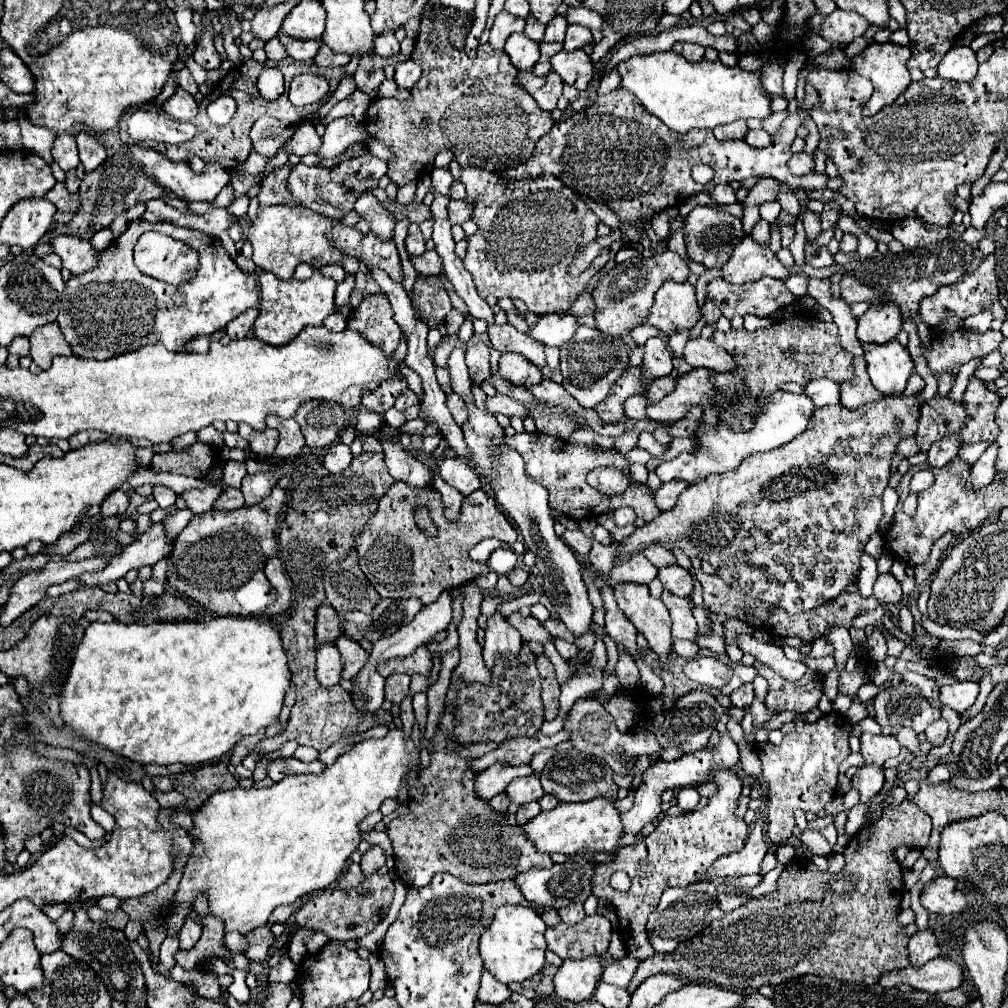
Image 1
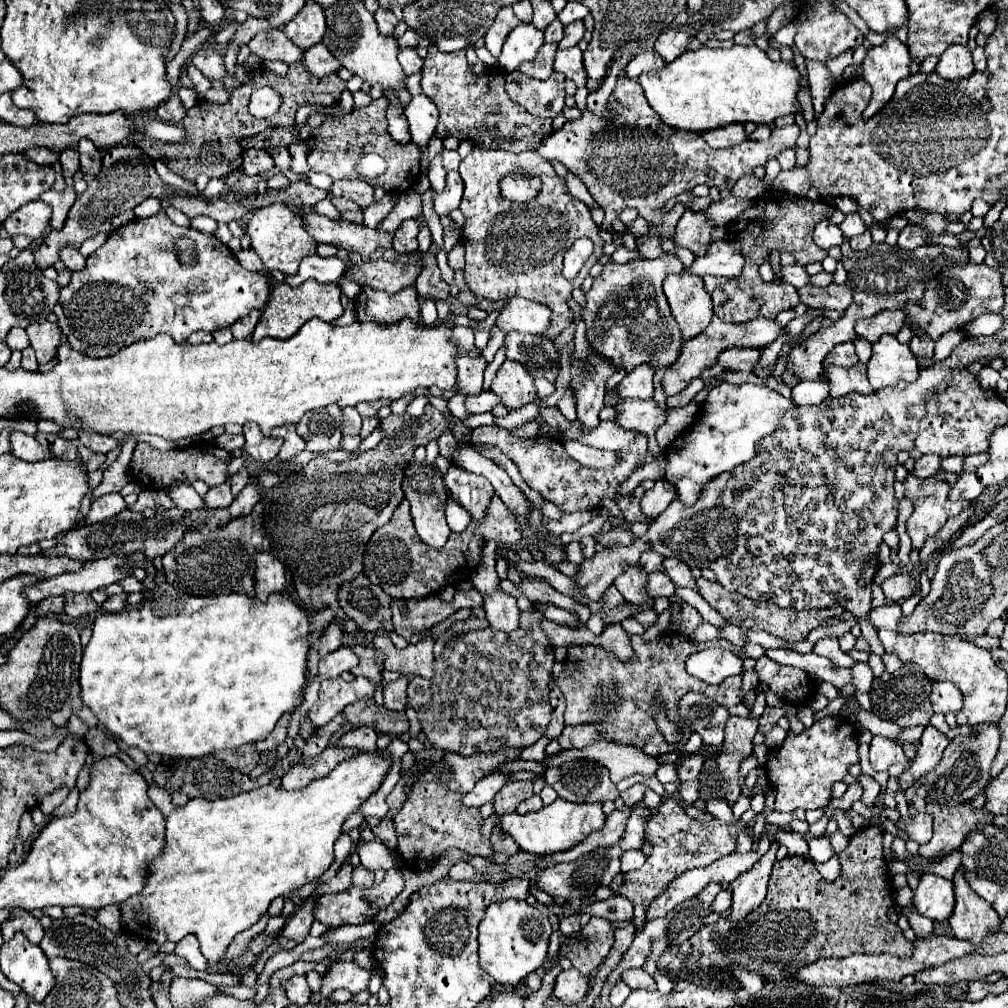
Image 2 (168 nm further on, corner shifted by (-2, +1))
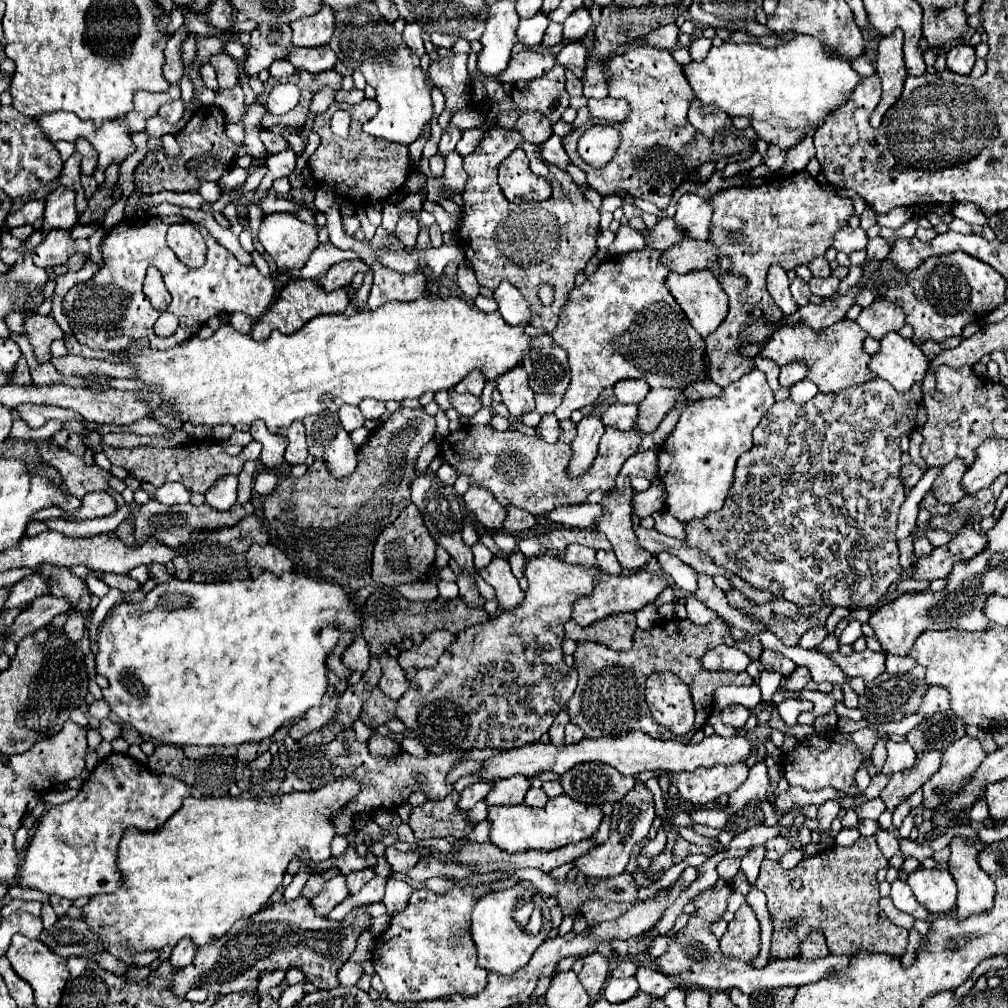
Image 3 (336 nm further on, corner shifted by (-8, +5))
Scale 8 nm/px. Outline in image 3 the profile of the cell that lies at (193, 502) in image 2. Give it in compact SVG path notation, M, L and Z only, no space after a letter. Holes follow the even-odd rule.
M166 482L162 486L156 488L154 498L166 506L172 504L188 504L190 502L190 492L184 490L184 486L180 482Z

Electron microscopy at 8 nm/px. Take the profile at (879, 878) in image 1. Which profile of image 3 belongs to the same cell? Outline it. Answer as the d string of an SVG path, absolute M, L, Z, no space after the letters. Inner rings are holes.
M860 836L858 842L850 848L844 846L834 846L830 850L818 852L816 858L802 860L794 870L784 870L778 862L774 860L764 860L760 866L760 876L756 880L756 886L764 886L766 898L768 898L768 910L772 914L774 922L774 936L772 936L772 950L770 950L770 960L774 958L794 958L798 954L800 942L814 930L822 930L826 936L828 950L832 954L854 954L858 950L868 950L868 952L884 952L892 956L902 956L908 946L908 930L896 926L894 922L888 920L888 916L882 912L878 906L880 894L878 894L878 880L876 872L880 868L886 868L888 860L880 852L874 836L864 838ZM800 880L802 888L792 888L792 882Z

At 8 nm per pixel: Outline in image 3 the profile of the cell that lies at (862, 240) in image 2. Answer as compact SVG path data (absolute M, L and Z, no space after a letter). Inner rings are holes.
M880 236L870 238L868 246L866 246L866 252L868 252L868 260L884 260L890 252L890 244Z

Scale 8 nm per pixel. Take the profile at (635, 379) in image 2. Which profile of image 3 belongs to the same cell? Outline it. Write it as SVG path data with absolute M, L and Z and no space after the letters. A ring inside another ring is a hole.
M620 380L614 384L614 396L620 404L638 404L646 398L650 386L640 380Z

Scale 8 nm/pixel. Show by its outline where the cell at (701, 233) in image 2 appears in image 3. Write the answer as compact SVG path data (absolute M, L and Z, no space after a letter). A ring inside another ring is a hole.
M672 218L658 220L658 224L654 228L650 228L650 230L646 230L646 232L644 232L646 242L652 242L652 248L660 250L660 252L668 250L668 246L674 246L684 236L682 230L676 230L676 224L674 224Z

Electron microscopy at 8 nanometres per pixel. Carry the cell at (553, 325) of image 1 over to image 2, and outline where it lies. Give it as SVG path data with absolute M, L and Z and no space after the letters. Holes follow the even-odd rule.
M510 298L510 302L500 312L496 324L506 330L518 330L528 334L544 334L544 330L550 326L550 308L542 304L534 304L524 298Z

